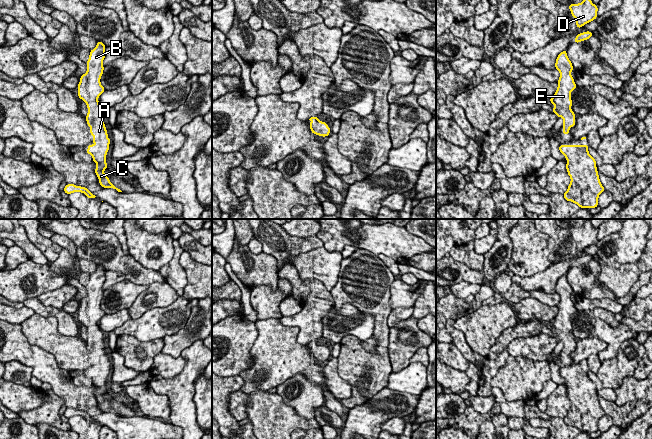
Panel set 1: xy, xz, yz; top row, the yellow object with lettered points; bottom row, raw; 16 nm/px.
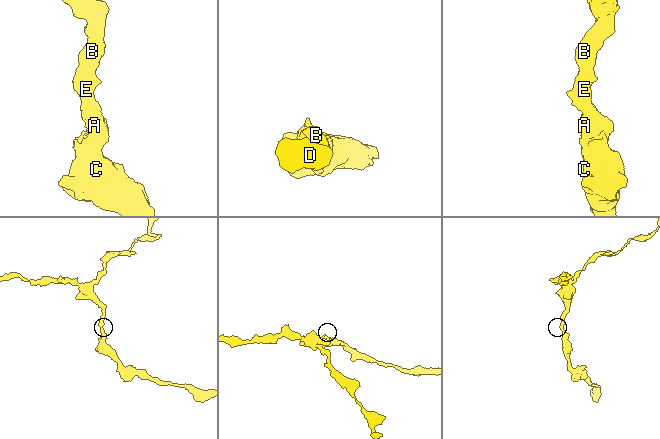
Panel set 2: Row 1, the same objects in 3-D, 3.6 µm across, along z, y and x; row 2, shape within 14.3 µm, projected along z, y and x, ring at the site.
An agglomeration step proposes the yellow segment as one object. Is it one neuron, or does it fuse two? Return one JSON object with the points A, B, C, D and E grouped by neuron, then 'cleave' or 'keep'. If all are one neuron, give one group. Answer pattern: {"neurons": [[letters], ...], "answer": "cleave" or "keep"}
{"neurons": [["A", "B", "C", "D", "E"]], "answer": "keep"}

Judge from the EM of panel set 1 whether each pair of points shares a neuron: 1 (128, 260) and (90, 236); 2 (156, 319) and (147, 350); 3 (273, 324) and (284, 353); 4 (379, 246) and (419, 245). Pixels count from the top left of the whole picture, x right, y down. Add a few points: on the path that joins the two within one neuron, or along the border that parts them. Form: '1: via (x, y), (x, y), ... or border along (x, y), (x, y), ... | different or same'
1: via (119, 259), (99, 240) | same
2: border along (127, 335), (133, 335), (141, 341), (162, 338) | different
3: via (273, 331), (273, 338), (277, 346) | same
4: via (389, 245), (409, 245) | same

